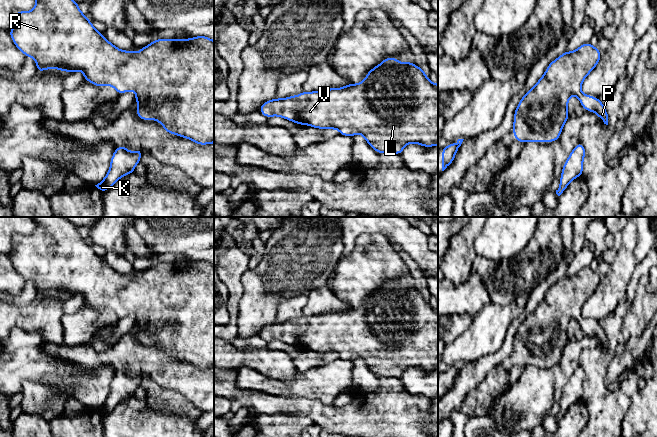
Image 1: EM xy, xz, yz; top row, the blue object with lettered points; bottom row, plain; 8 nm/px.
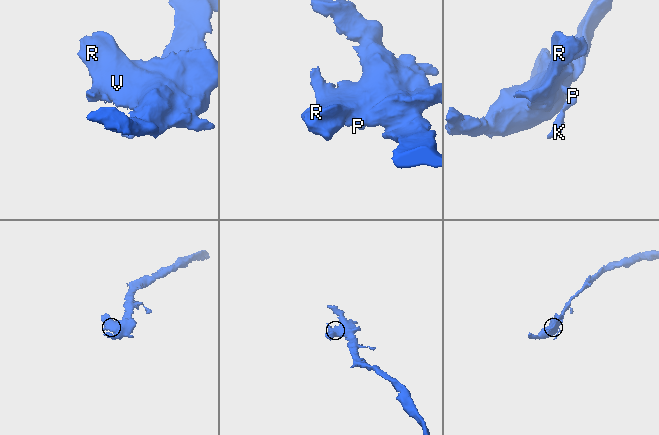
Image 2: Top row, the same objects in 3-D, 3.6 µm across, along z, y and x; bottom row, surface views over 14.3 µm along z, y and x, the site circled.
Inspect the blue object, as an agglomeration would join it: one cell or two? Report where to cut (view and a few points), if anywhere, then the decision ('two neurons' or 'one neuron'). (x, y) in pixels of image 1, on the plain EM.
no cut | one neuron

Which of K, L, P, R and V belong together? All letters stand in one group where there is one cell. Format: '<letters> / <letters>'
K L P R V

